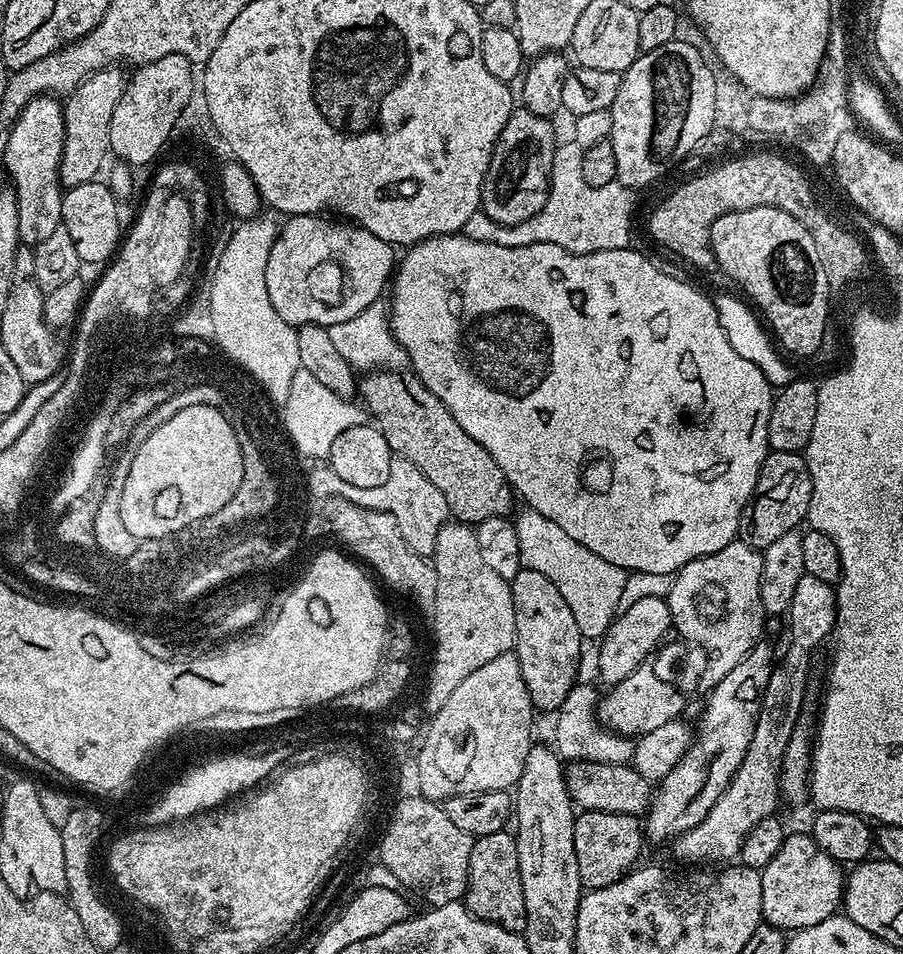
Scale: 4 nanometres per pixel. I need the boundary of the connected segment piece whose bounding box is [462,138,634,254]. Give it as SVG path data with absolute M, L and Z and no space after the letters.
M574 139L557 143L552 159L552 179L548 185L546 206L538 210L526 222L517 224L495 224L482 210L470 214L463 235L472 240L485 240L491 244L521 248L527 244L550 242L570 250L574 254L590 254L602 250L627 248L632 241L632 196L633 189L625 184L613 182L606 186L590 186L582 178L584 148Z

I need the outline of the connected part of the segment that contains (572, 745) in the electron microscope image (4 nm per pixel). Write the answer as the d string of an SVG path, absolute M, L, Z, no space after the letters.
M573 684L566 702L555 713L556 744L555 751L564 762L591 762L593 764L626 764L632 758L633 741L626 736L611 732L596 719L595 707L598 703L598 692L588 684Z

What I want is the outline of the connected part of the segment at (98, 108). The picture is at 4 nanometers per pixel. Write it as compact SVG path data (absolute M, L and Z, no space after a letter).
M113 66L90 74L63 101L65 136L59 176L65 189L82 186L97 179L100 171L105 171L104 159L110 156L110 118L114 118L114 106L118 106L118 98L122 98L126 83L125 73L120 70Z

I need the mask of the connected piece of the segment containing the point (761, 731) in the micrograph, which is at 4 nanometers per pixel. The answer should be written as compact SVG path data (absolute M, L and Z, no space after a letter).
M805 573L798 580L797 589L794 590L793 601L786 613L788 620L788 646L784 656L773 665L770 681L767 682L761 696L759 716L755 722L754 737L750 740L750 746L742 760L741 766L732 776L728 783L727 790L723 792L718 802L711 807L709 814L699 823L698 826L682 833L673 841L674 854L676 857L688 862L710 862L718 864L728 862L730 858L735 859L739 855L741 842L750 829L757 825L764 817L773 815L777 810L776 804L780 802L779 779L781 758L784 757L785 748L789 744L789 738L793 730L798 726L798 716L804 704L808 674L810 672L810 658L812 652L824 641L831 637L836 626L837 600L835 587Z

